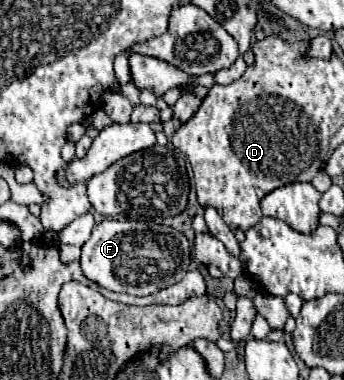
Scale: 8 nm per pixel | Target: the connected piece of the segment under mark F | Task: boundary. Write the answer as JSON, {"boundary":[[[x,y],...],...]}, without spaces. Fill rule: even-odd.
{"boundary":[[[103,219],[93,227],[89,241],[81,247],[79,265],[83,275],[97,285],[129,295],[151,295],[179,283],[191,267],[191,247],[183,233],[153,221]]]}

